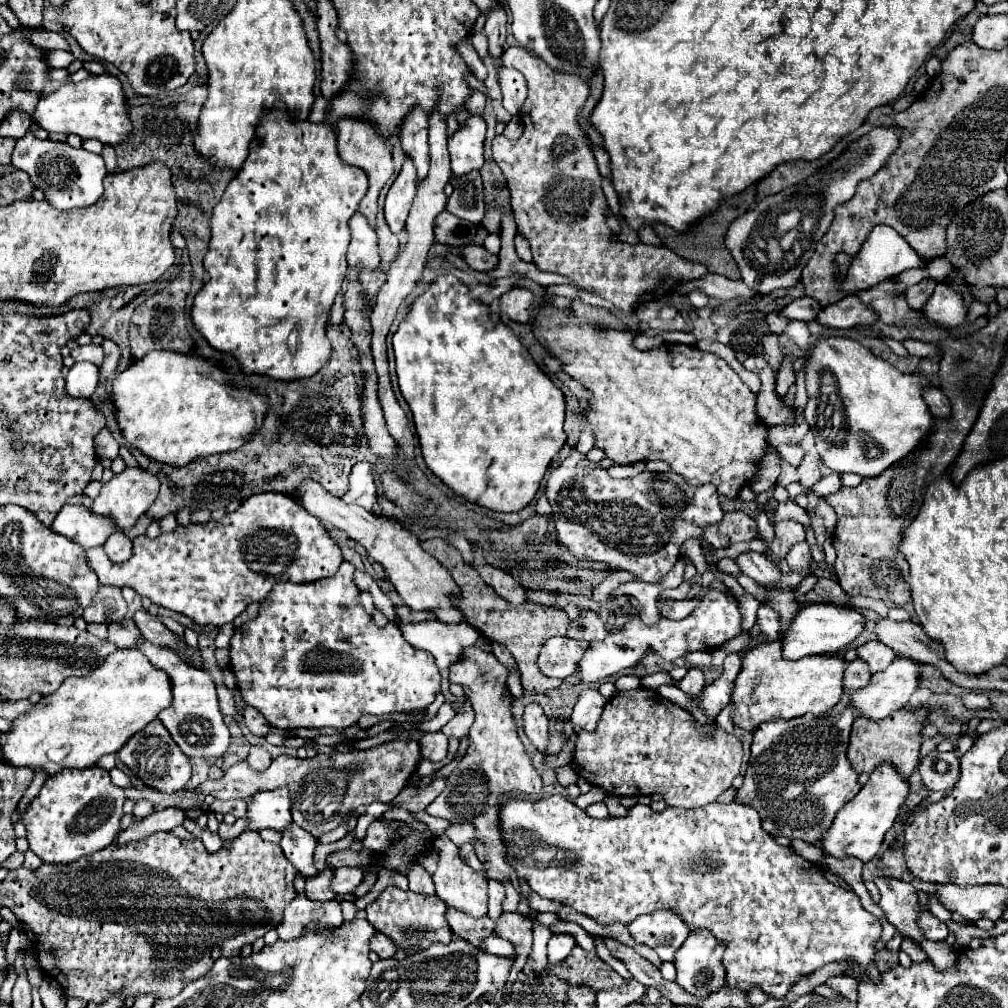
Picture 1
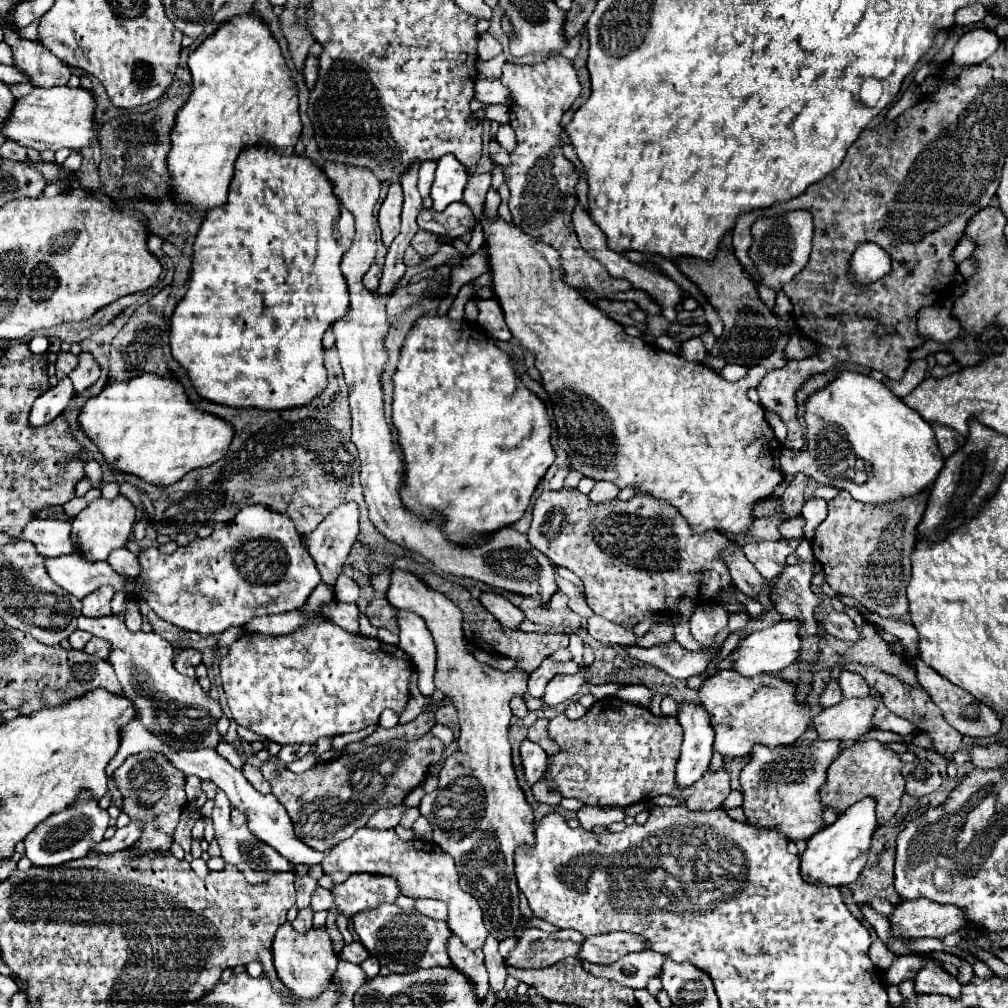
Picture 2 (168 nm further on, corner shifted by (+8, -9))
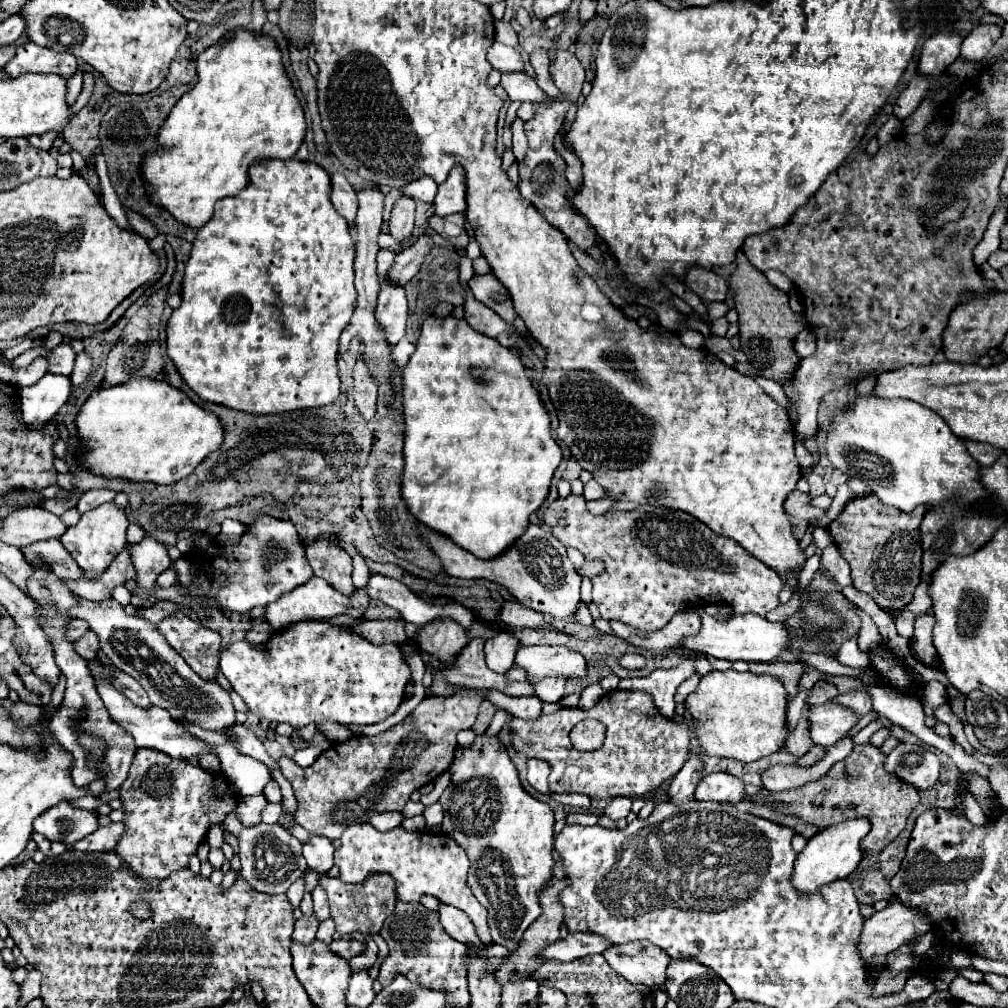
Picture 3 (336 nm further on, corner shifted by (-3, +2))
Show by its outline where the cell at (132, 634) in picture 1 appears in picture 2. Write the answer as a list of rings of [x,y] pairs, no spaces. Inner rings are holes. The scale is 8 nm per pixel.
[[[91,638],[91,640],[85,644],[83,652],[93,654],[93,656],[99,656],[99,658],[105,660],[105,658],[109,656],[109,642],[105,642],[103,638]]]

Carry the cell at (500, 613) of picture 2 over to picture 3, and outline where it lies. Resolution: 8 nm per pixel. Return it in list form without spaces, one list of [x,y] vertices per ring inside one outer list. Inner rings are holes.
[[[504,601],[502,603],[502,621],[506,625],[514,625],[514,627],[548,627],[548,630],[559,633],[566,633],[564,629],[552,627],[542,613],[532,611],[528,607],[524,607],[518,601]]]

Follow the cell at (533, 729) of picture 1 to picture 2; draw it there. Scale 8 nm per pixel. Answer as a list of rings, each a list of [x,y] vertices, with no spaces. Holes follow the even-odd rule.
[[[523,740],[521,760],[523,760],[523,770],[525,770],[525,780],[529,786],[533,786],[545,774],[547,754],[539,744],[533,744],[531,740]]]

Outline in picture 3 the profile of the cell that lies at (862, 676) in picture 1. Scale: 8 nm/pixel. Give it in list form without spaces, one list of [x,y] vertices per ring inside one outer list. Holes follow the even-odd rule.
[[[818,681],[812,687],[812,695],[808,697],[808,703],[810,705],[822,705],[822,703],[832,701],[838,695],[840,695],[840,691],[838,691],[838,687],[834,683],[830,683],[830,681]]]

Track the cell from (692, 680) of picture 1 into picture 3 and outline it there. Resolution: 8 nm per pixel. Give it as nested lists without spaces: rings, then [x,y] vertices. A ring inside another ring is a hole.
[[[690,755],[688,761],[684,763],[684,767],[680,769],[680,773],[670,783],[670,789],[668,789],[670,801],[676,805],[692,801],[694,789],[702,777],[704,777],[704,763],[700,761],[698,755]]]

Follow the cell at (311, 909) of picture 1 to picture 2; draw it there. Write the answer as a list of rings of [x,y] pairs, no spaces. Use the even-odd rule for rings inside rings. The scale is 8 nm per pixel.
[[[285,922],[281,930],[277,930],[273,940],[273,962],[281,982],[299,998],[313,1000],[329,988],[329,982],[337,970],[337,956],[331,948],[331,938],[327,928],[309,930],[309,934],[293,934],[293,926]]]

